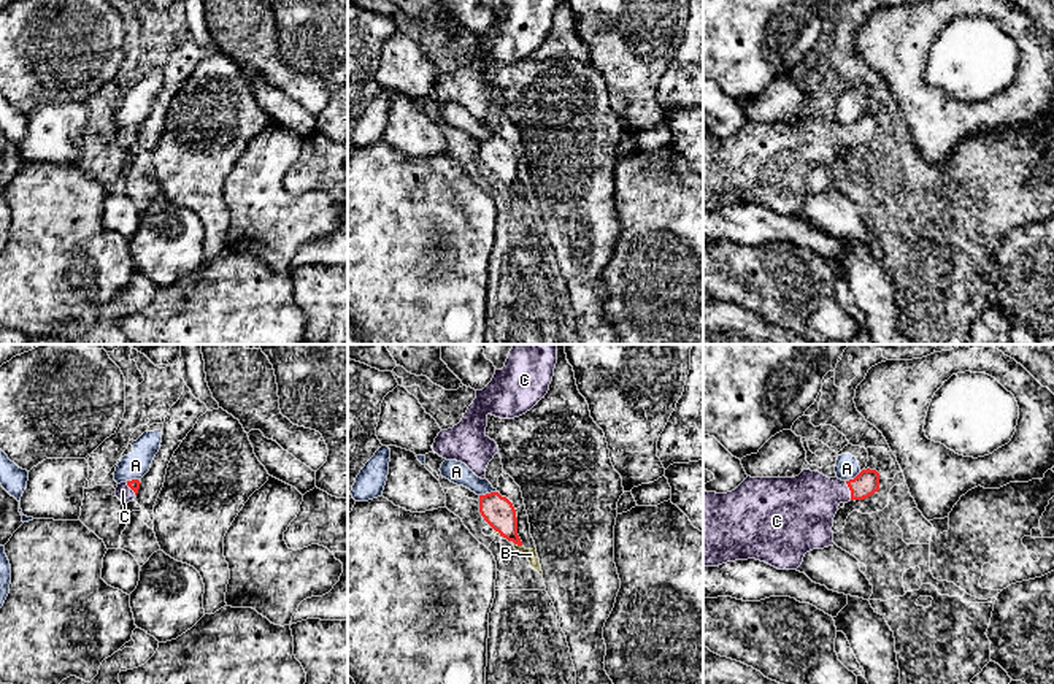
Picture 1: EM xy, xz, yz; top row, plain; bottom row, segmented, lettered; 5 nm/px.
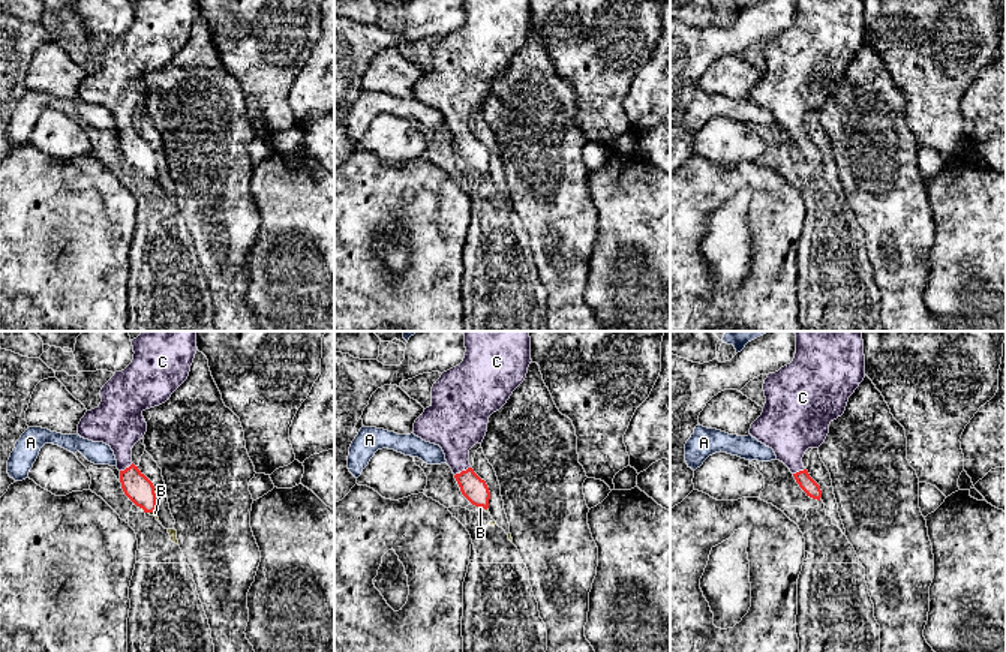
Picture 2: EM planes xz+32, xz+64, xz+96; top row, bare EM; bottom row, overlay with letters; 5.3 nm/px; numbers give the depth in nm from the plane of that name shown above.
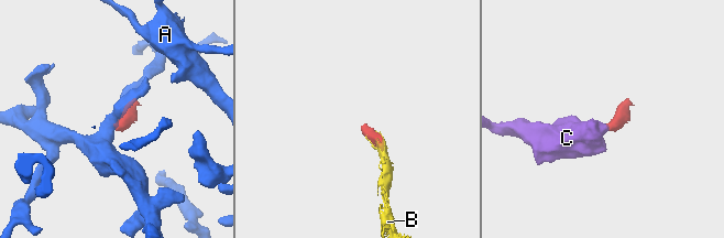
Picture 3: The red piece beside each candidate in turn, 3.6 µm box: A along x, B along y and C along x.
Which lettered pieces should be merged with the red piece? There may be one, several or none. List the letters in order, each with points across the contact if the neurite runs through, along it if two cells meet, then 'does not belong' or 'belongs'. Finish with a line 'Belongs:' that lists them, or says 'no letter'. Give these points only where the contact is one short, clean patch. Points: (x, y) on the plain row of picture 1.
A: border along xz (496, 135), (480, 140); does not belong
B: belongs
C: runs through yz (867, 126), (857, 134), (850, 134), (830, 135), (803, 151); belongs
Belongs: B, C

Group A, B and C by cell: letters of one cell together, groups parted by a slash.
A / B C

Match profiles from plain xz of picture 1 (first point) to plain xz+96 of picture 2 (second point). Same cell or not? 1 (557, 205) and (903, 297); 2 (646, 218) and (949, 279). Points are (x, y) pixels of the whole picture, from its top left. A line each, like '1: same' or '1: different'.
1: same
2: same

